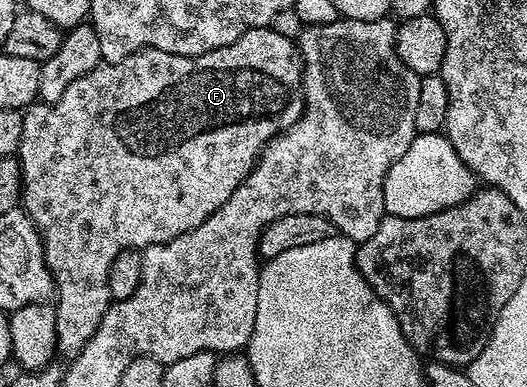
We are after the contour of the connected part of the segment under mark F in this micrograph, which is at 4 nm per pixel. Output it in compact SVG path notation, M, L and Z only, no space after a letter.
M274 27L254 28L245 34L241 34L241 38L237 38L237 42L229 42L229 46L221 46L217 50L209 50L200 56L182 56L181 54L169 54L165 50L157 50L156 48L143 48L140 52L134 52L121 62L116 64L108 64L100 62L89 74L85 74L81 78L77 78L77 82L73 82L73 86L69 86L69 90L65 90L65 94L61 94L61 98L57 98L57 102L52 104L44 104L36 102L23 112L23 125L21 126L21 142L17 159L19 169L23 171L23 195L21 197L22 211L35 224L35 229L39 231L39 236L43 239L43 253L45 254L45 262L49 266L51 276L55 279L55 291L57 295L54 297L55 306L55 329L59 335L58 351L67 355L67 358L74 358L82 350L89 338L93 338L93 334L97 330L97 326L101 322L101 318L105 318L108 308L111 307L113 301L109 294L109 270L113 266L113 262L123 252L132 250L142 250L149 244L164 244L173 238L177 238L181 234L185 234L189 230L193 230L197 226L201 226L201 222L205 222L211 217L217 209L225 202L229 202L229 194L233 194L233 190L237 190L237 186L241 186L241 182L255 168L255 163L259 157L263 155L264 148L274 136L279 136L282 132L292 128L297 121L303 116L303 60L299 57L299 49L296 41L290 40L282 36L280 32L276 32Z

